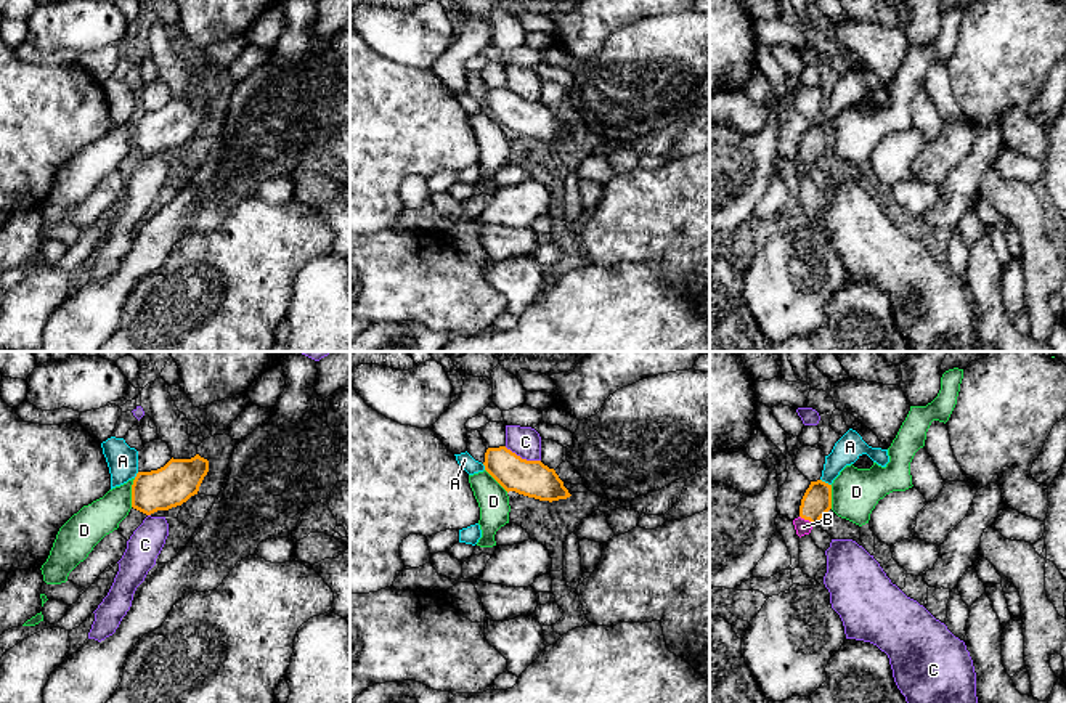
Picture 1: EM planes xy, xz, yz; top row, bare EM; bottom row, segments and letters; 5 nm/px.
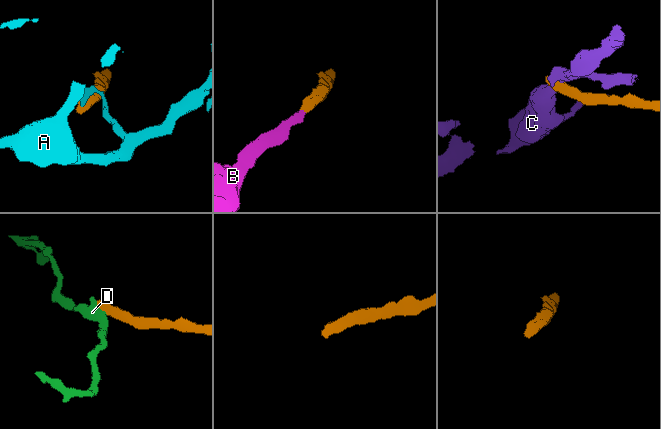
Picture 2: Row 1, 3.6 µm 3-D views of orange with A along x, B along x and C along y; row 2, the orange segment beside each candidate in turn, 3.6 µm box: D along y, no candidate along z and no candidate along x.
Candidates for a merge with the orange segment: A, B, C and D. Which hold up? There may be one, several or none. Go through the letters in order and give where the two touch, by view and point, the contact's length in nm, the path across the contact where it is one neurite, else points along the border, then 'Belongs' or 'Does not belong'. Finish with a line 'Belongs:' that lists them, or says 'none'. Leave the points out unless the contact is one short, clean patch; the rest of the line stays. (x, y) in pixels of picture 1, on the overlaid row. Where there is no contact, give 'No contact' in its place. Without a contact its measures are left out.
A: Touches orange at yz (824, 482). Shared border 70 nm. Boundary: yz (821, 479), (830, 485). Does not belong
B: Touches orange at yz (806, 519). Shared border 90 nm. Path across: yz (816, 503), (806, 519), (803, 527). Belongs
C: Touches orange at xz (520, 458). Shared border 200 nm. Boundary: xz (504, 446), (522, 458), (540, 461). Does not belong
D: Touches orange at xy (132, 493). Shared border 150 nm. Boundary: xy (135, 479), (130, 506). Does not belong
Belongs: B

